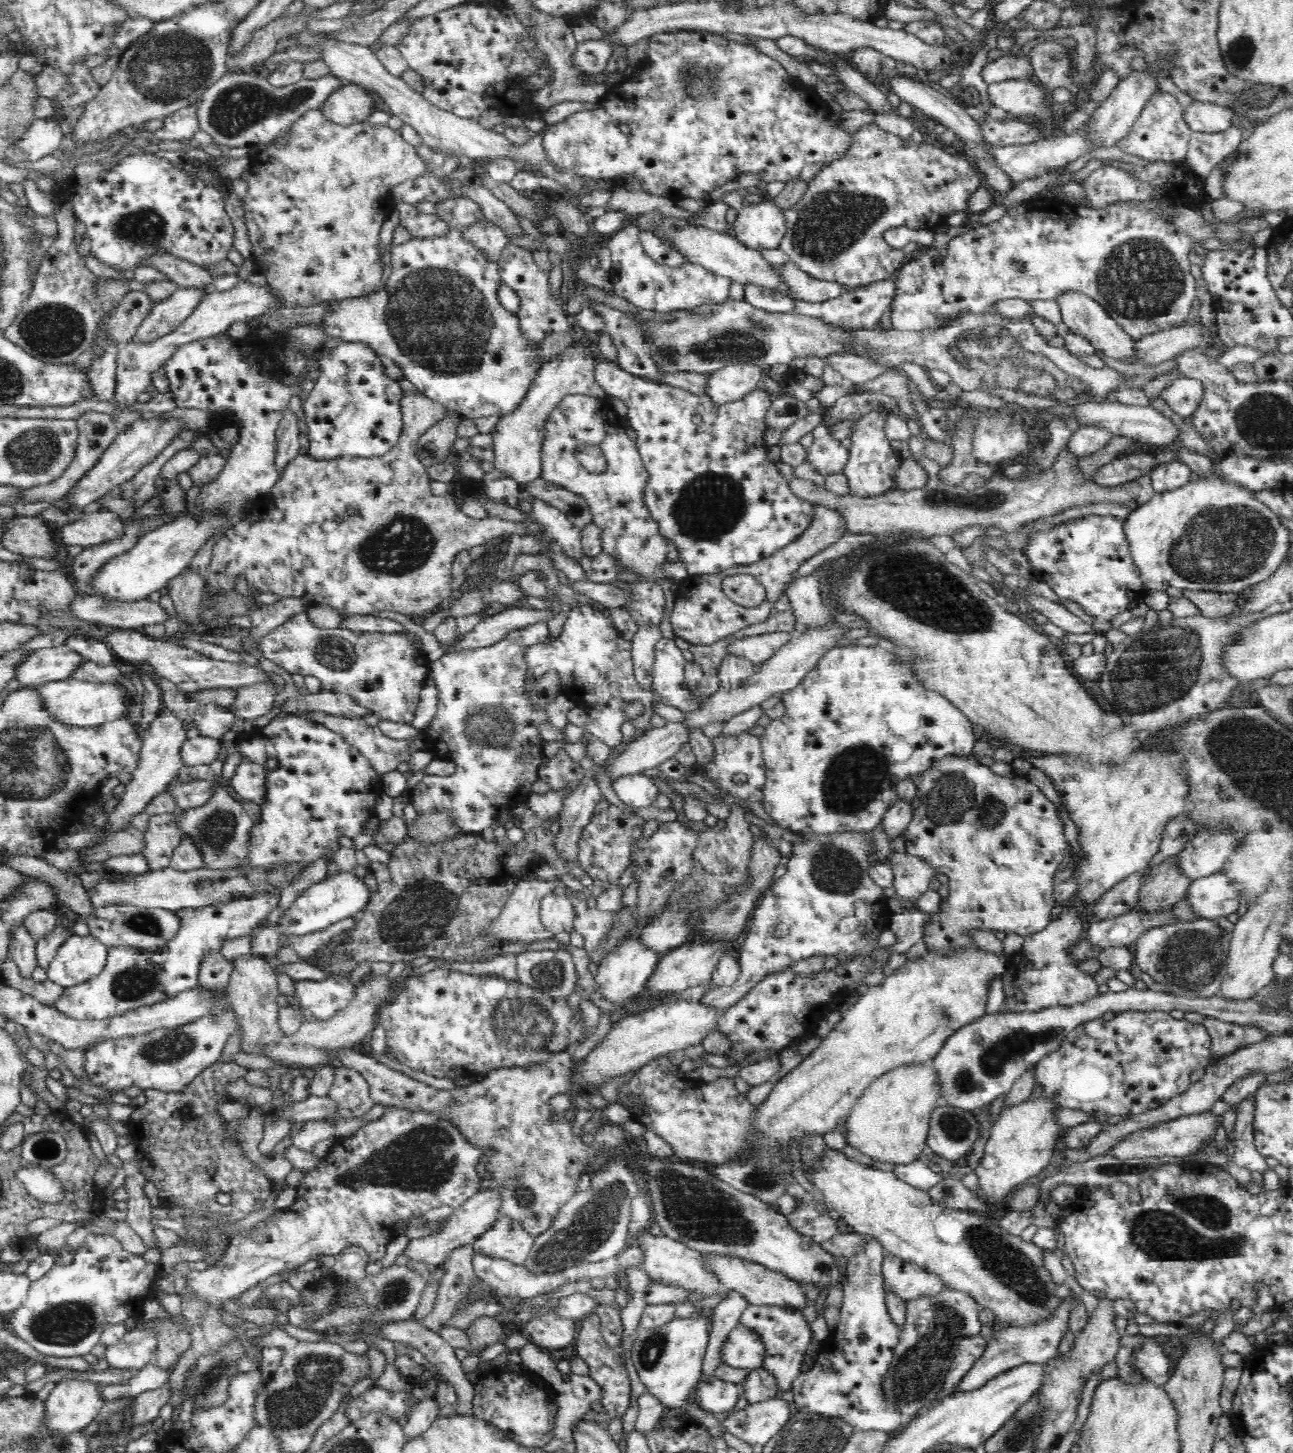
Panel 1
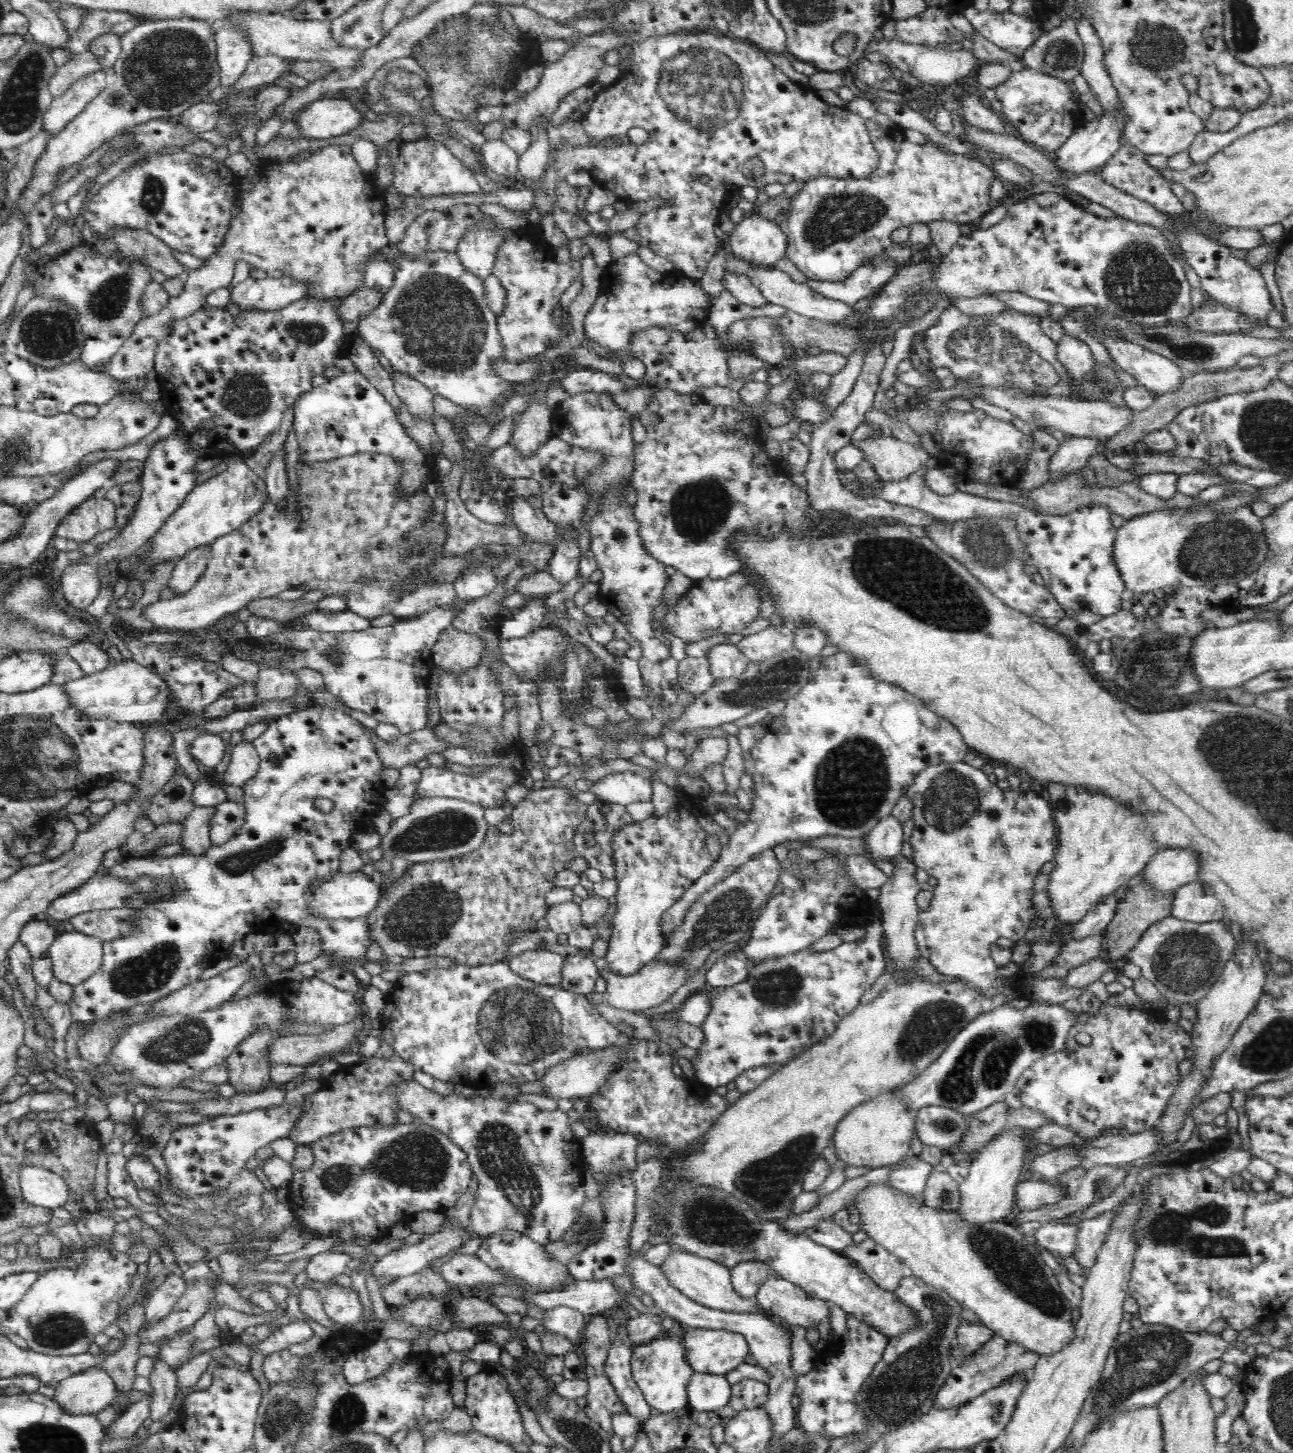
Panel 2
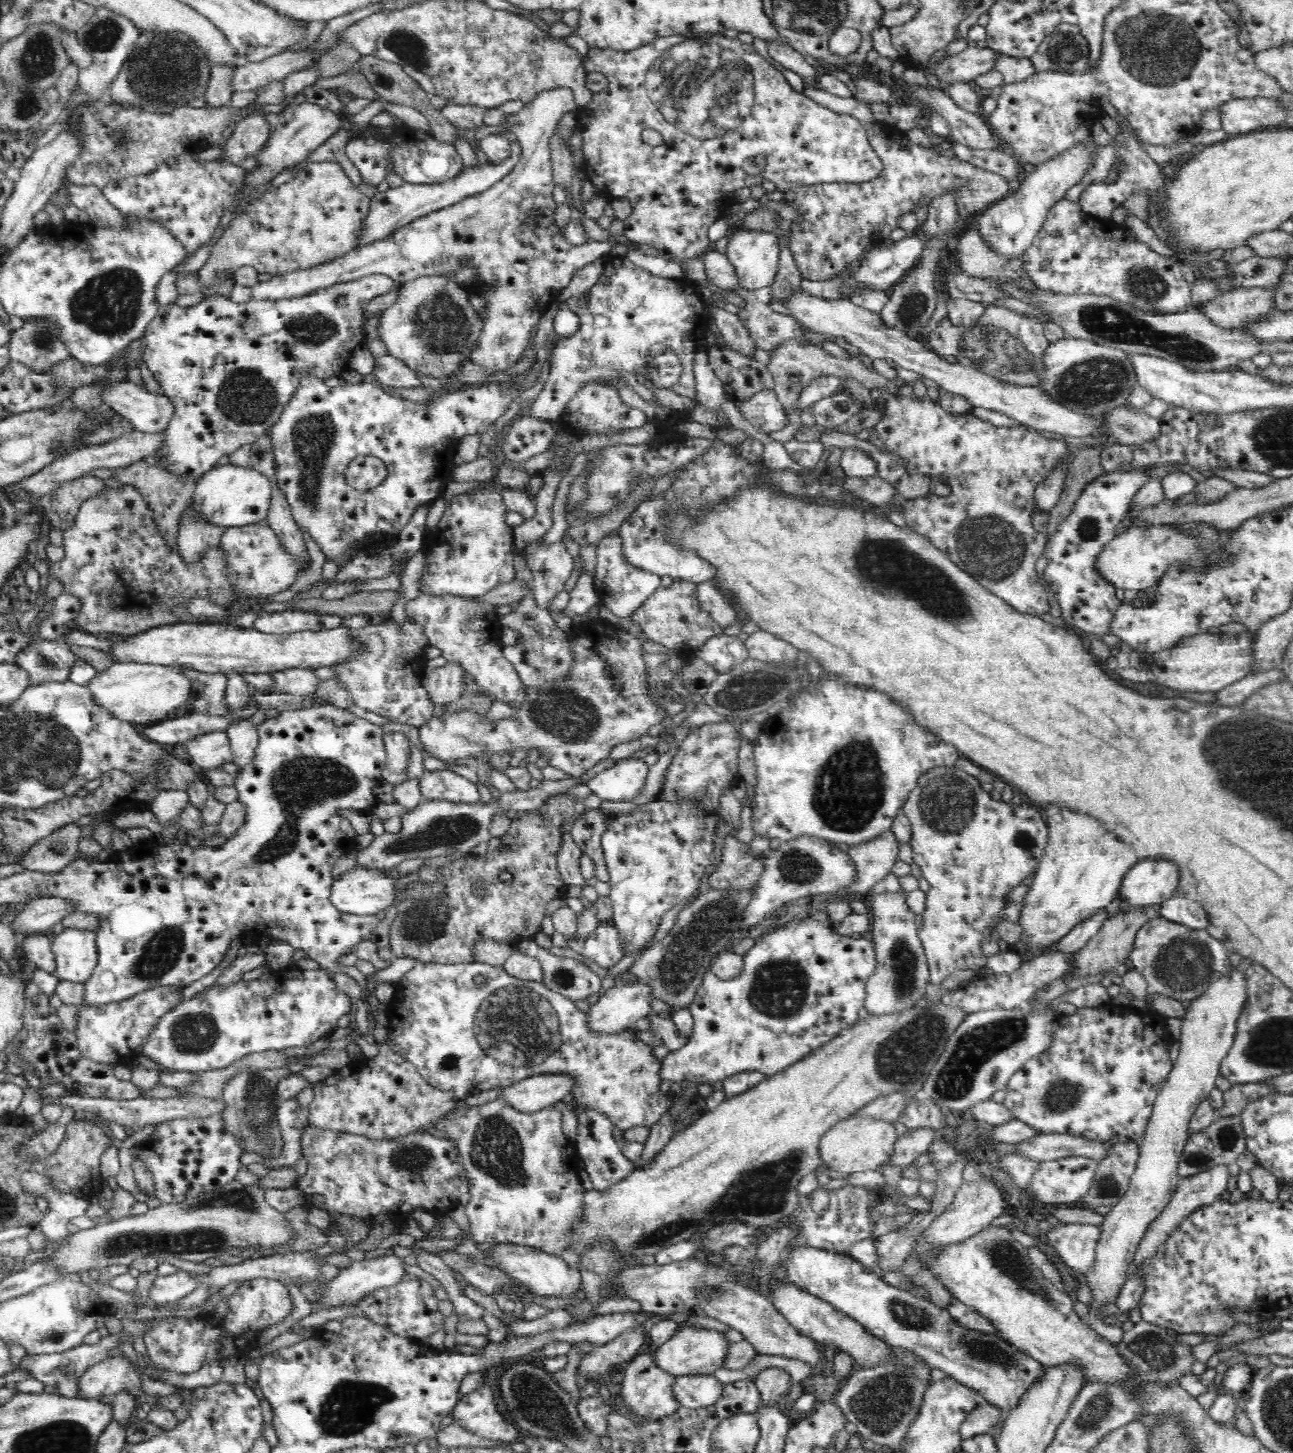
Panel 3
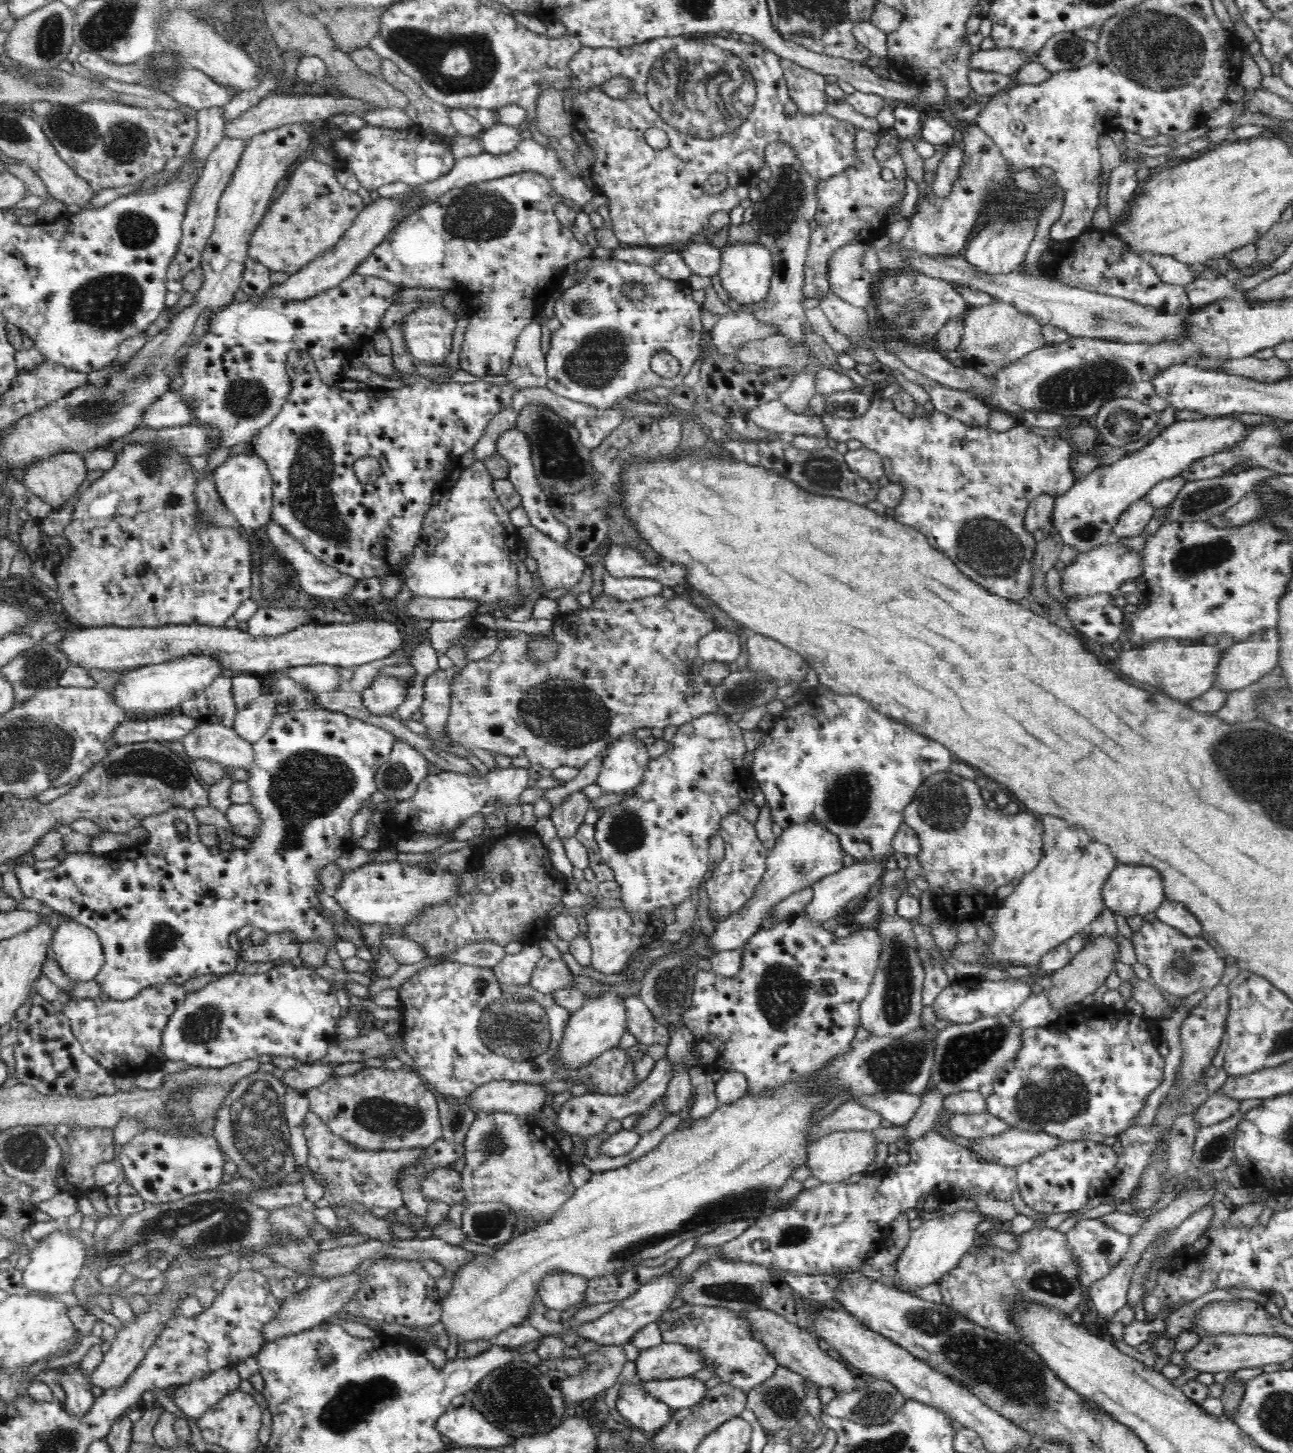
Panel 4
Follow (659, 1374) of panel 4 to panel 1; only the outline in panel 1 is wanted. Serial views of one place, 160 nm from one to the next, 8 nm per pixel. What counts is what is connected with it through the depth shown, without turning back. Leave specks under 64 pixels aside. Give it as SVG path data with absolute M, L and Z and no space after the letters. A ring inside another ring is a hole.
M740 1323L728 1336L728 1342L724 1344L722 1362L728 1366L751 1371L763 1367L766 1358L766 1343L760 1337L760 1333Z

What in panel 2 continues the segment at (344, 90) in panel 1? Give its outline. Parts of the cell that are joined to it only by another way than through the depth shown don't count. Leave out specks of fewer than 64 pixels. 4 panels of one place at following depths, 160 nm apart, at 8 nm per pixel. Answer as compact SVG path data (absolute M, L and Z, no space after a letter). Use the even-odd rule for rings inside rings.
M330 96L312 102L294 121L308 139L327 139L350 133L360 127L365 119L348 98Z

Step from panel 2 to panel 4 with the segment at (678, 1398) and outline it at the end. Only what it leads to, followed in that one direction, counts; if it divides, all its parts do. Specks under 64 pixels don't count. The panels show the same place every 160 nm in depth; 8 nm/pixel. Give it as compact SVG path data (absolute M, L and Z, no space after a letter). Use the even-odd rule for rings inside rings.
M638 1375L636 1380L624 1384L618 1392L616 1408L632 1428L643 1430L651 1436L668 1424L673 1410L668 1404L653 1396L649 1390L645 1390L644 1384L646 1382Z

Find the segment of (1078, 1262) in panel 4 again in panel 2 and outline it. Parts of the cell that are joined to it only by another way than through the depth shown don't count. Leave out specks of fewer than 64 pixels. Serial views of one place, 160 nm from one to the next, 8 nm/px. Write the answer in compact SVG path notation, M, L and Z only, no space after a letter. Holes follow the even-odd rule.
M1041 1223L1032 1240L1039 1248L1048 1250L1062 1262L1072 1257L1076 1229L1077 1224Z

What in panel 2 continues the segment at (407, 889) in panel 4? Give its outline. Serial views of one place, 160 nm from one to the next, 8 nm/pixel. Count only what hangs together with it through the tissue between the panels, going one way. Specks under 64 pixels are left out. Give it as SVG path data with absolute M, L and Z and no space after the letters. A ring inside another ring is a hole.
M361 870L344 874L338 871L329 881L321 882L314 887L314 896L310 898L308 917L313 914L314 919L332 921L357 920L365 918L376 908L380 900L380 886L370 876L366 876Z

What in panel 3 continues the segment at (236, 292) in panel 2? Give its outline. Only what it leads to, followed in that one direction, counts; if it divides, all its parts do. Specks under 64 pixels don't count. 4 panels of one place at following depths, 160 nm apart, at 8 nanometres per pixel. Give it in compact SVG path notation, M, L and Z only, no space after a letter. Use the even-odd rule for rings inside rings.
M558 86L541 90L528 104L524 105L516 114L505 115L501 122L510 134L516 136L522 149L520 162L505 176L496 182L486 192L464 198L458 204L452 204L443 210L430 212L412 223L393 232L388 238L362 245L346 256L340 256L334 262L320 264L300 271L287 272L280 276L273 276L270 280L258 281L250 287L250 296L254 300L284 300L308 296L316 290L328 288L336 283L358 280L361 276L384 273L392 277L394 282L401 284L420 275L442 273L452 275L464 262L472 261L478 267L478 287L486 292L488 308L480 313L484 317L484 332L480 334L478 346L472 354L472 362L485 367L490 372L504 371L514 366L527 349L532 348L536 338L538 325L542 315L548 307L560 296L563 288L570 284L576 272L584 266L592 264L596 258L605 259L612 246L608 240L589 240L582 246L572 246L562 235L555 223L554 212L557 204L553 199L552 182L553 170L551 167L552 149L550 140L554 136L556 126L561 118L572 112L576 106L574 91L570 87Z

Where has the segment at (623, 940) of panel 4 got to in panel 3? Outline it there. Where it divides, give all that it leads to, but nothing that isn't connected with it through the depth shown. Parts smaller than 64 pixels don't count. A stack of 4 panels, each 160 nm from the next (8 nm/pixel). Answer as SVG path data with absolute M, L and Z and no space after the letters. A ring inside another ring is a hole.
M612 922L602 924L594 932L590 932L588 938L568 938L568 947L607 970L624 956L624 945L620 944L618 931L614 929Z

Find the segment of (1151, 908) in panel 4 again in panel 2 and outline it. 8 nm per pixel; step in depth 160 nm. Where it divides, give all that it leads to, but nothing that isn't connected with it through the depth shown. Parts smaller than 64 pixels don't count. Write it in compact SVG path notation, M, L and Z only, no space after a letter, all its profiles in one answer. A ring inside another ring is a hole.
M1186 848L1163 849L1152 856L1142 872L1142 880L1148 881L1161 892L1178 890L1198 880L1200 876L1200 854Z

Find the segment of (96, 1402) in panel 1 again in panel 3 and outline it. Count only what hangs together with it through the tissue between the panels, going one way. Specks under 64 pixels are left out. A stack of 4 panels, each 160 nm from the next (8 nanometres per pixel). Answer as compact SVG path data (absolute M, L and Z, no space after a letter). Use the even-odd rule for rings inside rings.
M114 1356L102 1360L100 1364L92 1366L78 1380L78 1398L96 1401L102 1398L109 1400L116 1397L122 1390L128 1390L139 1396L142 1378L130 1362L128 1356Z

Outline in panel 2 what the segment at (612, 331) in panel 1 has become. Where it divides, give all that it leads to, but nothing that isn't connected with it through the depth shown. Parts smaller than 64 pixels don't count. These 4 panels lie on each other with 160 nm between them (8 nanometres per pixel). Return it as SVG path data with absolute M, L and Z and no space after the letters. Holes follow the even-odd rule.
M707 322L686 332L649 326L629 336L627 350L645 364L645 375L641 378L643 384L672 388L681 393L692 393L699 386L726 387L729 384L727 357L715 340L715 334L716 330Z

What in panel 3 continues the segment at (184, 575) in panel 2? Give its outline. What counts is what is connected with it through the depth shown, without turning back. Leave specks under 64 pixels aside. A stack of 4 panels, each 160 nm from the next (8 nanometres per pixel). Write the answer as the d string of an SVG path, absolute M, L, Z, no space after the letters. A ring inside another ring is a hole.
M186 509L179 524L177 544L179 545L180 557L182 557L184 564L188 566L199 564L210 550L218 547L221 544L222 533L226 530L226 528L211 526L211 524L201 524L201 522L195 518L196 515L197 514L191 516L191 512Z

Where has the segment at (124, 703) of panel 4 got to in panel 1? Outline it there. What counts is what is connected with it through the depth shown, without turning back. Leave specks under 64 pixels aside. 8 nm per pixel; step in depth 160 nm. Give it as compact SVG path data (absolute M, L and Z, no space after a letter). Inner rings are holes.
M73 676L64 680L48 681L32 686L24 685L20 689L26 690L26 688L36 692L40 701L42 701L41 708L55 722L82 728L100 726L100 724L124 717L127 694L131 694L131 698L133 696L130 688L127 689L128 692L125 692L116 684L94 684L93 682L75 679Z

